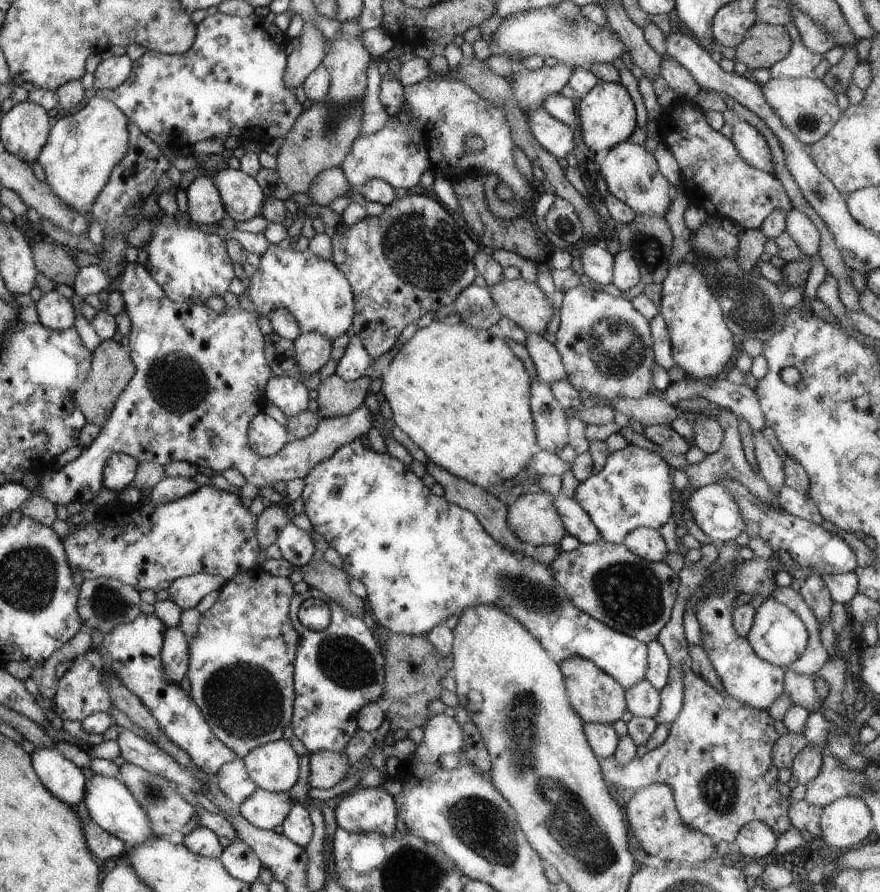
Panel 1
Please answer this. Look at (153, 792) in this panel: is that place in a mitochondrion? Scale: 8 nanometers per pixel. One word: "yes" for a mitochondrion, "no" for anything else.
yes

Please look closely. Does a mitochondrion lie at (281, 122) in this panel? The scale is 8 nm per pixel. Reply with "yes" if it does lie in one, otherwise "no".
no

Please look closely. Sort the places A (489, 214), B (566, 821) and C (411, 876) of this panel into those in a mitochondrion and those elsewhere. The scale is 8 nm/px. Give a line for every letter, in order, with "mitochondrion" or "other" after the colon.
A: other
B: mitochondrion
C: mitochondrion

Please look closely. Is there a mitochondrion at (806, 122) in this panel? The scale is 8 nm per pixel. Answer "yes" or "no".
yes

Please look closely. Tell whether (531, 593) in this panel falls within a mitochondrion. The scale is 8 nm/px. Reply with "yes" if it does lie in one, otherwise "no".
yes

